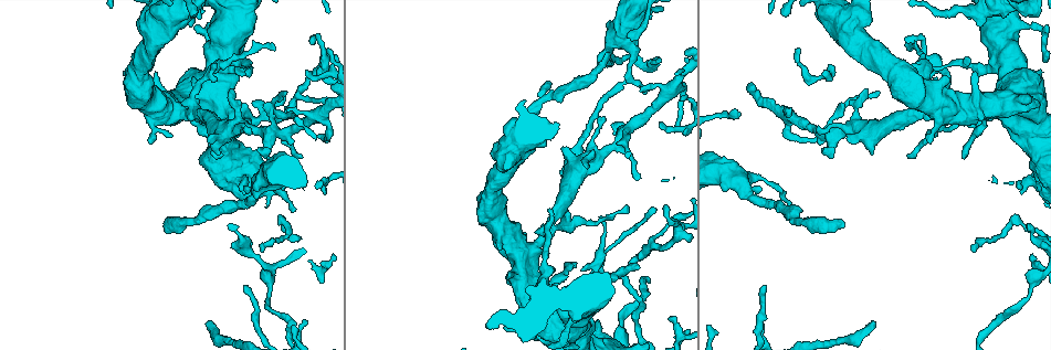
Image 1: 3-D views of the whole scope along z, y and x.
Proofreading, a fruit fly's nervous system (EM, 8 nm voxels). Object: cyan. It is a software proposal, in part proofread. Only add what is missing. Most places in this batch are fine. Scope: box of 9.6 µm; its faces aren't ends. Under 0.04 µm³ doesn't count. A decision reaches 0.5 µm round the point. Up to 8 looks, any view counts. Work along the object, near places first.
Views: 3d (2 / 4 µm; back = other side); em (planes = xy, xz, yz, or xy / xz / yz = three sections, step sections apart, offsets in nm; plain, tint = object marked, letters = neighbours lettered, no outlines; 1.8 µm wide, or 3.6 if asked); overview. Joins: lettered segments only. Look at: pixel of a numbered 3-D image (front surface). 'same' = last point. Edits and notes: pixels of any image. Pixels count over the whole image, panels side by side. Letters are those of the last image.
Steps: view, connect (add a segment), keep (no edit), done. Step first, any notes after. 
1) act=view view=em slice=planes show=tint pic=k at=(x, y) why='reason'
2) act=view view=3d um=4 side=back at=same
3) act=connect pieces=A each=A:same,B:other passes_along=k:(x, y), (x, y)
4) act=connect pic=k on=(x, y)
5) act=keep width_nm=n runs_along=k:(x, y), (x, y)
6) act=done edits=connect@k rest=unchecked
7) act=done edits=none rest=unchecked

act=view view=em slice=xz step=8 show=letters pic=1 at=(296, 209) why='thin end'

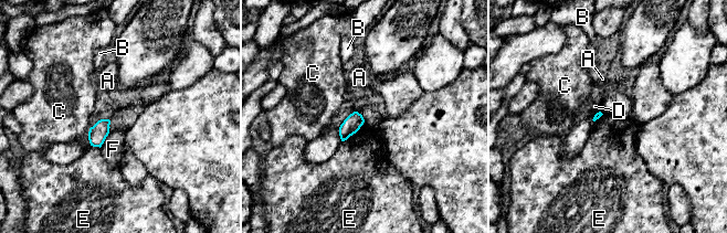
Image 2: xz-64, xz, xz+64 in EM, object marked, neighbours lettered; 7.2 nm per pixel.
act=keep each=A:other,B:other,C:other,D:other,E:other,F:other border=2:(365, 122), (355, 133), (341, 141) found='none of them fits'

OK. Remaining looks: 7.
act=view view=3d um=4 pic=1 at=(844, 224) why='long arm stops here'

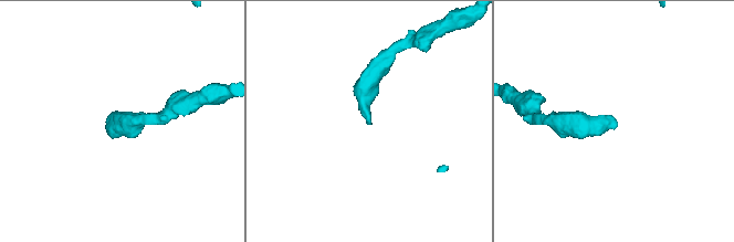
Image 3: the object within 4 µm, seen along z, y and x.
act=view view=em um=3.6 slice=planes show=letters pic=3 at=(616, 121)

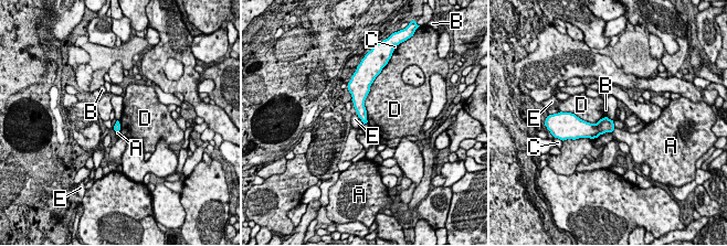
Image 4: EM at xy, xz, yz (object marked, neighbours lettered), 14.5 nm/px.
act=keep each=A:other,B:other,C:other,D:other,E:other border=4:(117, 120), (113, 128) found='none of them fits'

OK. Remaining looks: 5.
act=view view=3d um=4 pic=1 at=(231, 225) why='an open end'

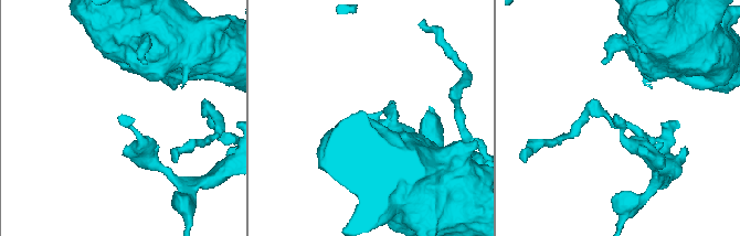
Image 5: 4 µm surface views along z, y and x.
act=view view=em um=3.6 slice=planes show=plain pic=5 at=(371, 114)

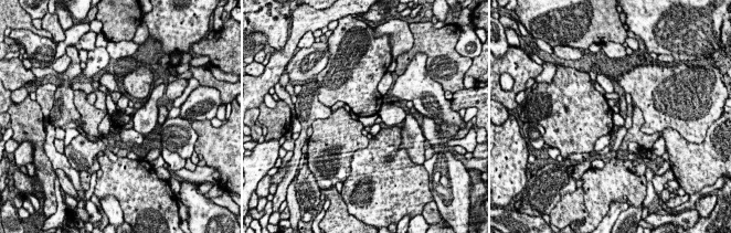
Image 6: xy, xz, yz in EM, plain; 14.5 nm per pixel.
act=view view=em um=3.6 slice=planes show=letters at=same why='see the neighbours'

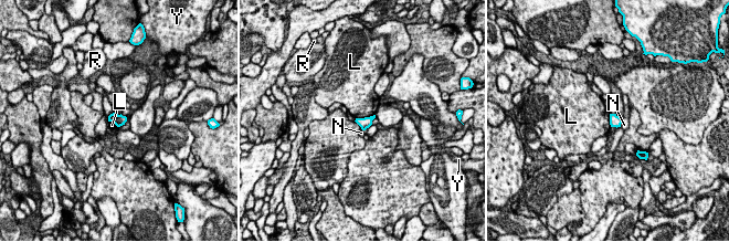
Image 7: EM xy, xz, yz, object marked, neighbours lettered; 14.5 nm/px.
act=keep each=L:other,N:other,R:other,Y:other border=7:(373, 114), (356, 118) found='none of them fits'

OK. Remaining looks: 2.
act=done edits=none rest=unchecked

